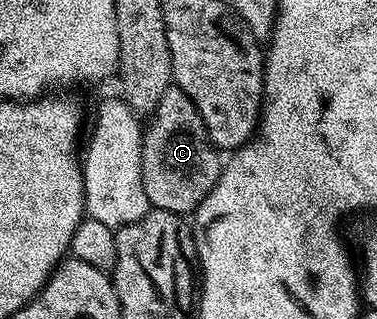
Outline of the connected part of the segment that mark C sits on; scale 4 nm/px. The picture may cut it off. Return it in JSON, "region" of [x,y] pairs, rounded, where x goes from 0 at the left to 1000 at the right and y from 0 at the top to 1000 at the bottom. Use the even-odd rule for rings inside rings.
{"region":[[[469,270],[443,273],[430,320],[395,364],[398,389],[385,389],[377,429],[382,605],[393,605],[401,652],[485,680],[525,658],[525,639],[568,589],[594,520],[578,464],[546,423],[541,379],[523,342],[496,332],[493,348],[480,348],[451,326],[493,320],[493,298],[475,288]]]}

